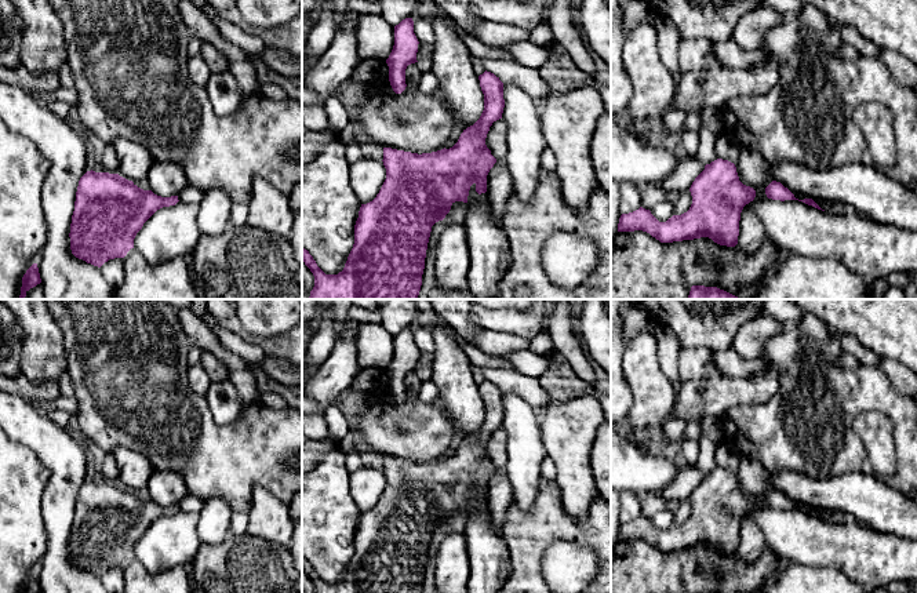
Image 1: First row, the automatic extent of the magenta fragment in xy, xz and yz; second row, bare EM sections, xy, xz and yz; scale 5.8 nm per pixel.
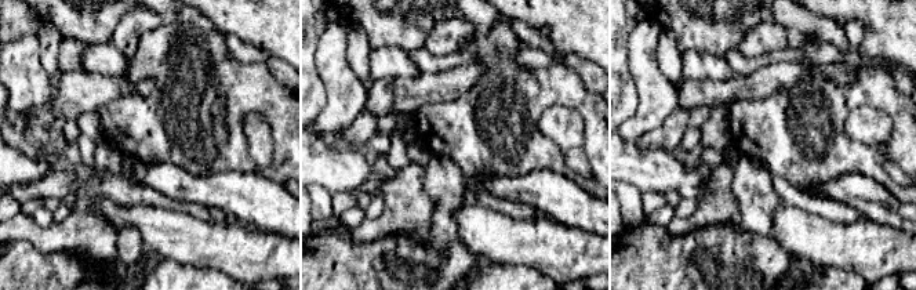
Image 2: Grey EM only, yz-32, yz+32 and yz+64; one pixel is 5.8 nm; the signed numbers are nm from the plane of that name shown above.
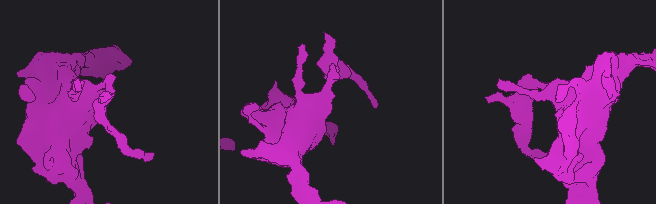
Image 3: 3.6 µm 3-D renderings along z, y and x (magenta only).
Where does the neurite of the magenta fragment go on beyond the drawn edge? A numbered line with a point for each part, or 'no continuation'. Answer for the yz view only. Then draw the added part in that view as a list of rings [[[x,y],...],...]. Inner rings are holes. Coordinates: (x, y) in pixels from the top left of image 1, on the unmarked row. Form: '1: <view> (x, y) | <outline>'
no continuation

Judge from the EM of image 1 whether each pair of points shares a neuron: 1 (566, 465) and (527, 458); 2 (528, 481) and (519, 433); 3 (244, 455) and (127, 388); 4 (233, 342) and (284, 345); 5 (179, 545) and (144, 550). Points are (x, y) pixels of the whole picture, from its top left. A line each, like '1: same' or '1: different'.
1: different
2: same
3: same
4: different
5: same

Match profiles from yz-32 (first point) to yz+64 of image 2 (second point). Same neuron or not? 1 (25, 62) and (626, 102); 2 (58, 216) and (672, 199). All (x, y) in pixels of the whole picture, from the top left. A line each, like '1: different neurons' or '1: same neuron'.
1: different neurons
2: different neurons

